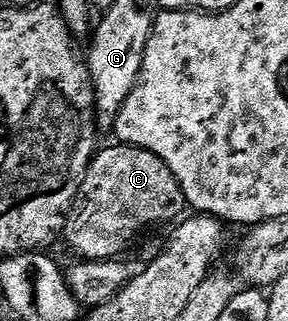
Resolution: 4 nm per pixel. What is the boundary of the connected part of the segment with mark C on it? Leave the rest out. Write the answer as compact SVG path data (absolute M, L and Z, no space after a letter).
M103 146L95 154L66 217L64 239L86 261L117 260L138 235L161 223L173 224L188 207L172 169L156 153L143 147L113 146Z

